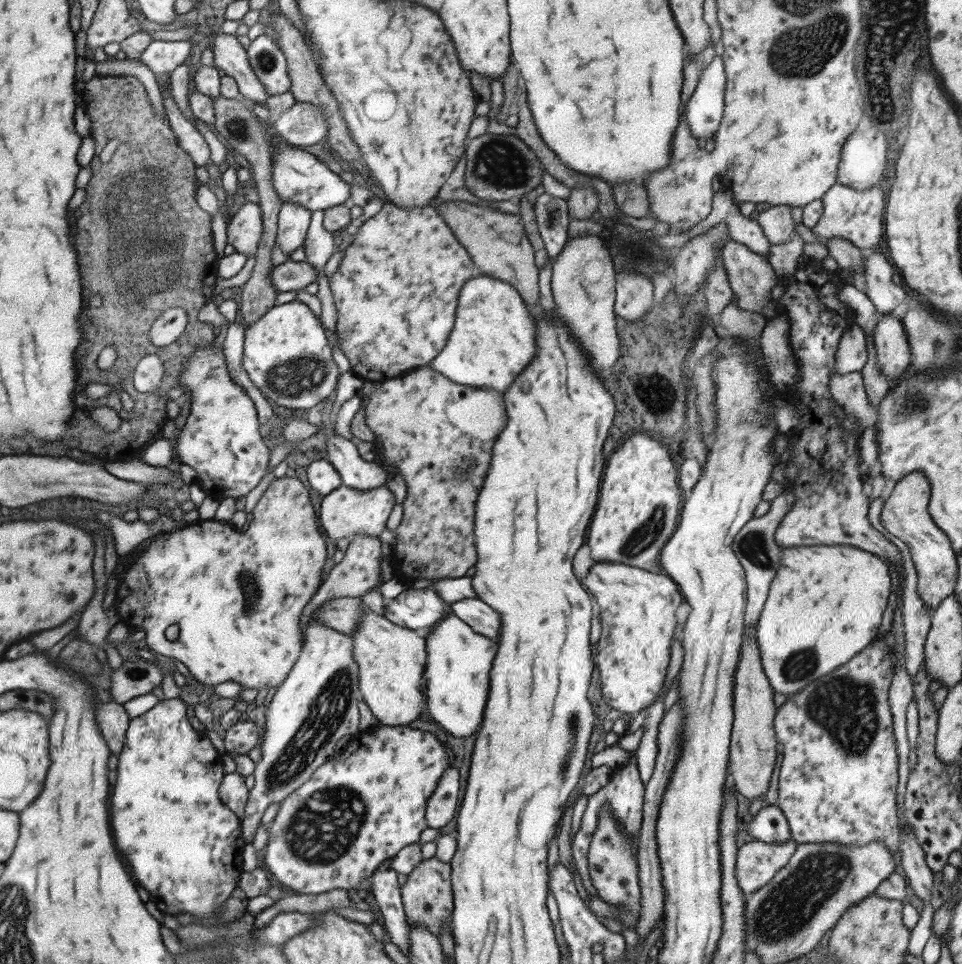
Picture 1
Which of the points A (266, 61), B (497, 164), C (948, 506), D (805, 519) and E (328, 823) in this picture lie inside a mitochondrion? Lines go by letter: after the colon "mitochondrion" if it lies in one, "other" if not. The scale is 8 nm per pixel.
A: mitochondrion
B: mitochondrion
C: other
D: other
E: mitochondrion

